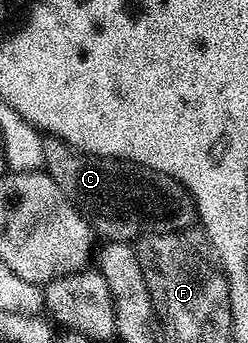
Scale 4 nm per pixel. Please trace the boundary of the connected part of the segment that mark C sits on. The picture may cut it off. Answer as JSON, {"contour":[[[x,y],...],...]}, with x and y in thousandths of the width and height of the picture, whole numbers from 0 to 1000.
{"contour":[[[222,399],[177,408],[173,496],[250,551],[367,656],[407,700],[444,708],[532,708],[569,685],[629,673],[762,671],[794,647],[790,592],[702,510],[657,510],[520,464],[435,464],[419,452],[359,452],[266,411]]]}

